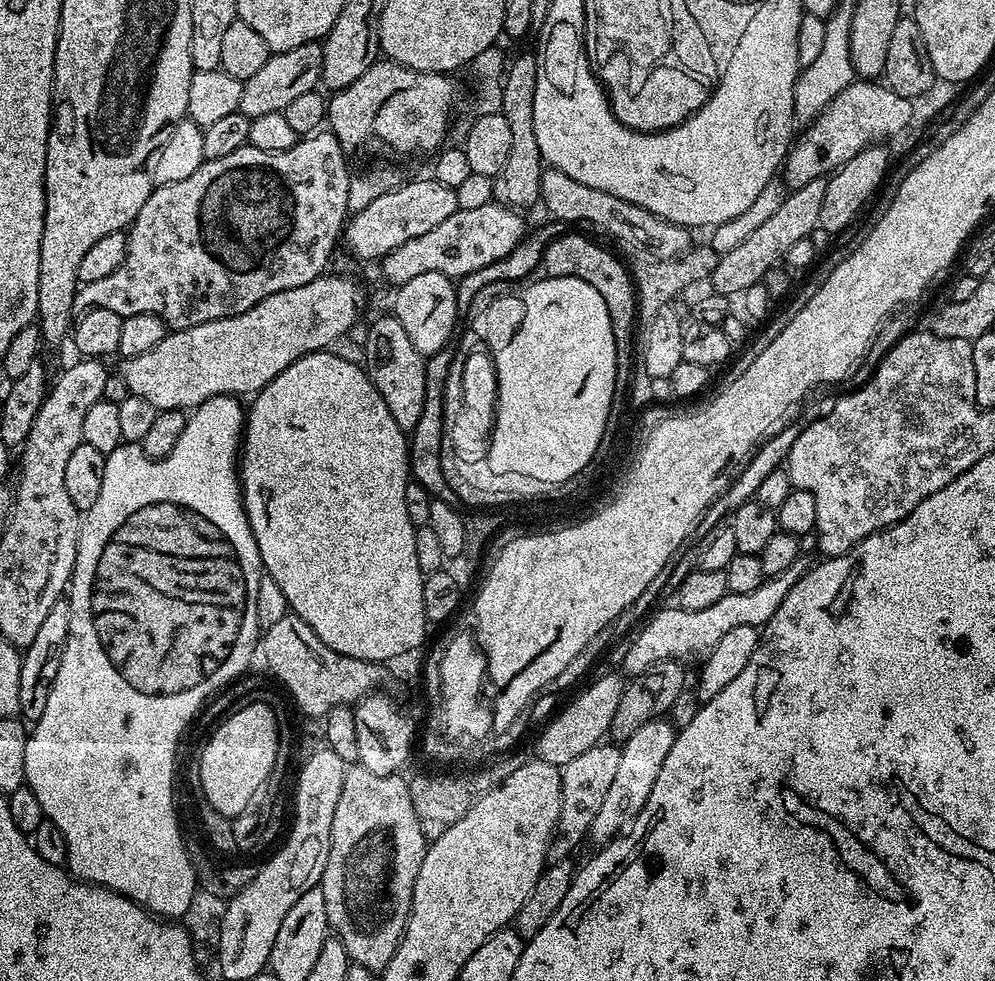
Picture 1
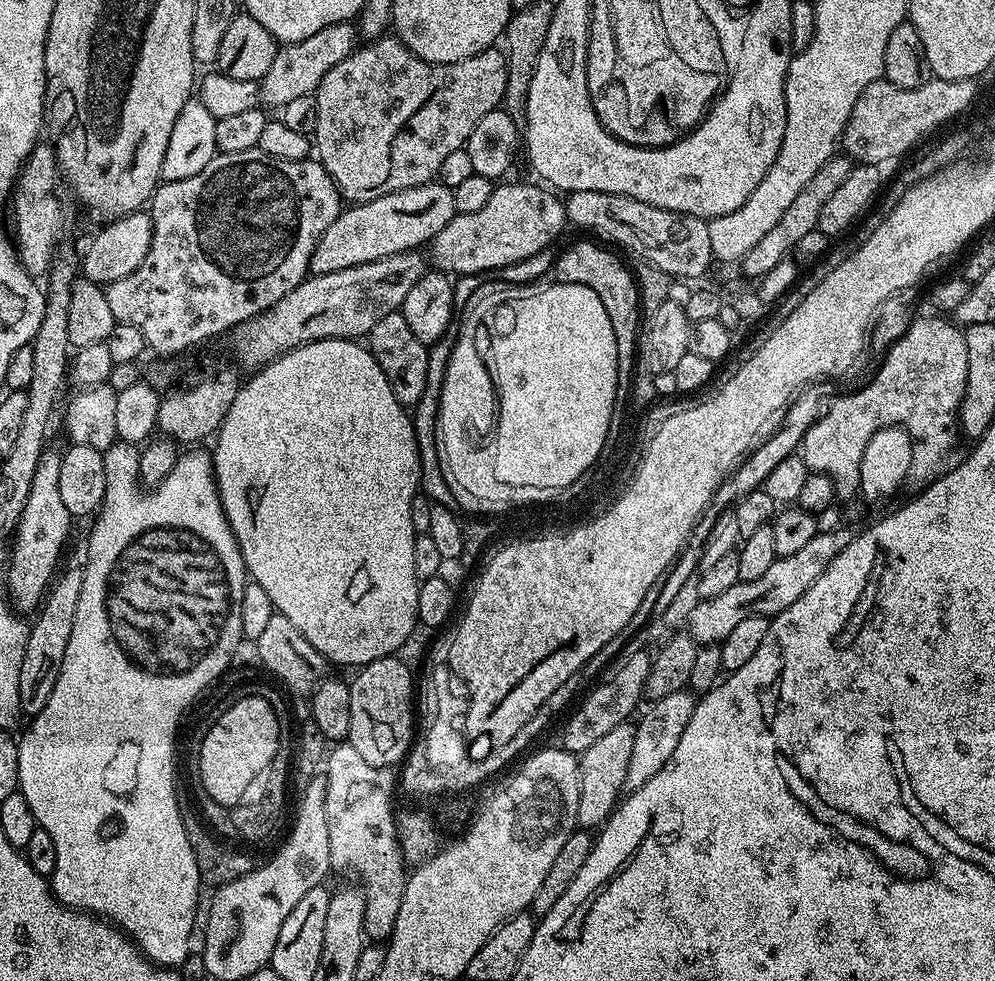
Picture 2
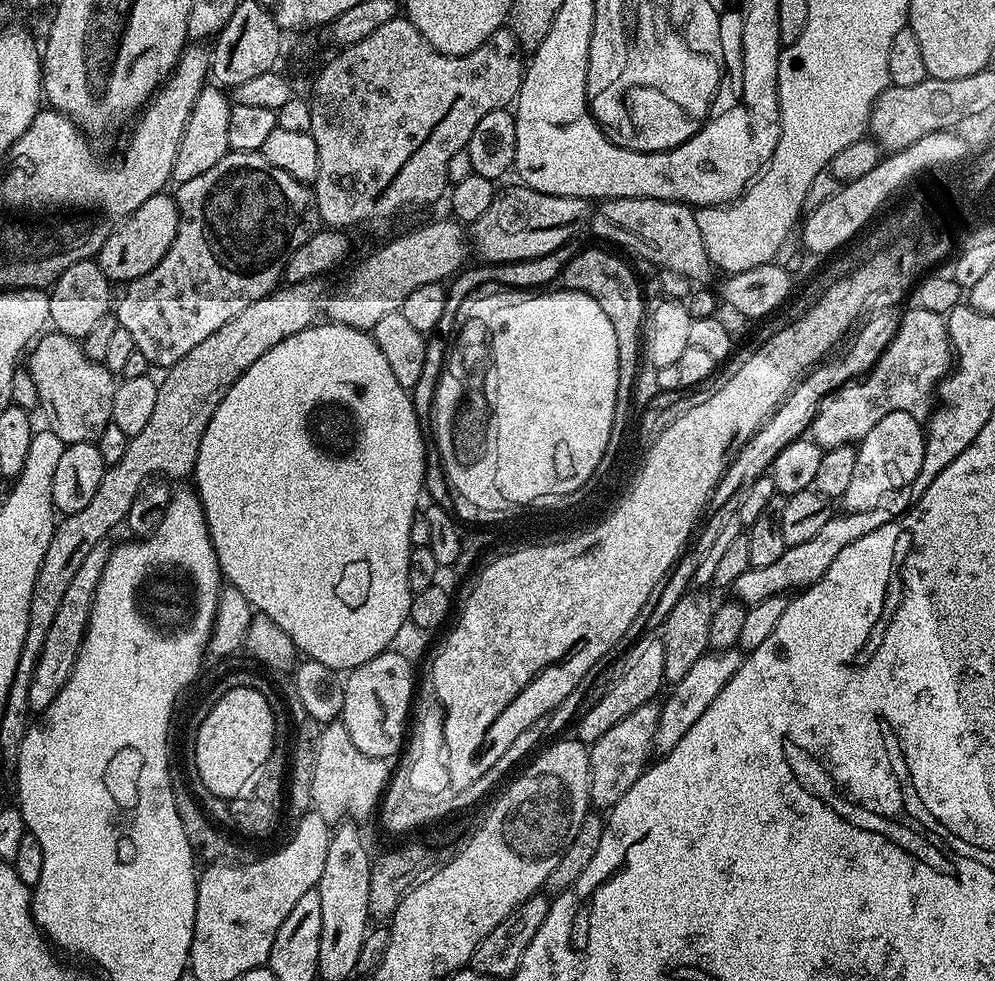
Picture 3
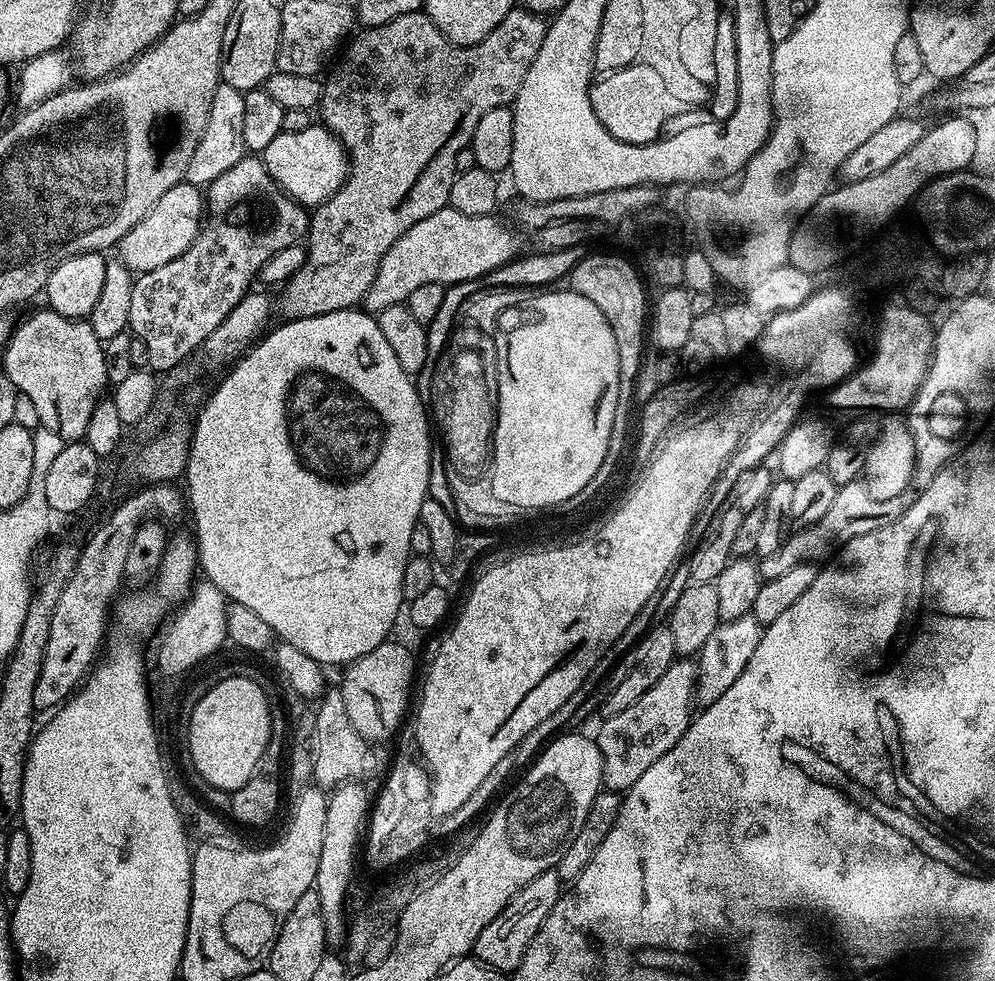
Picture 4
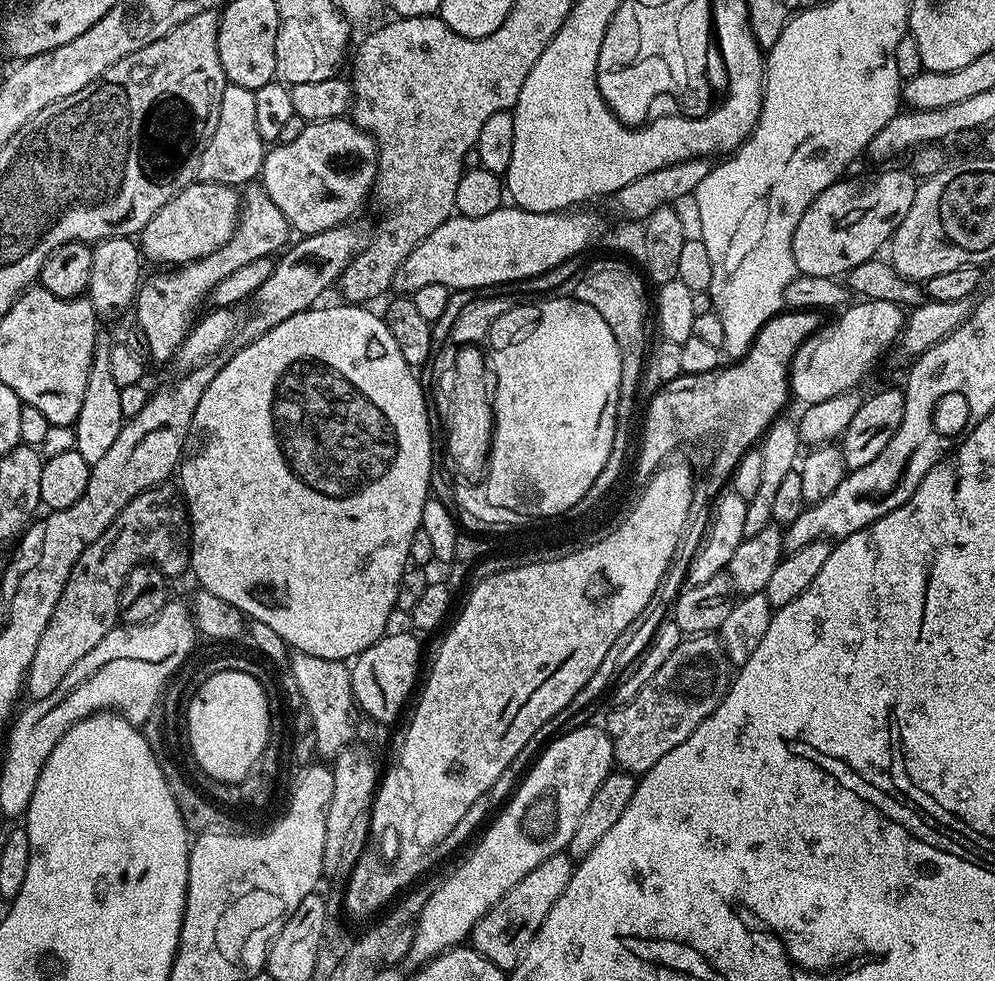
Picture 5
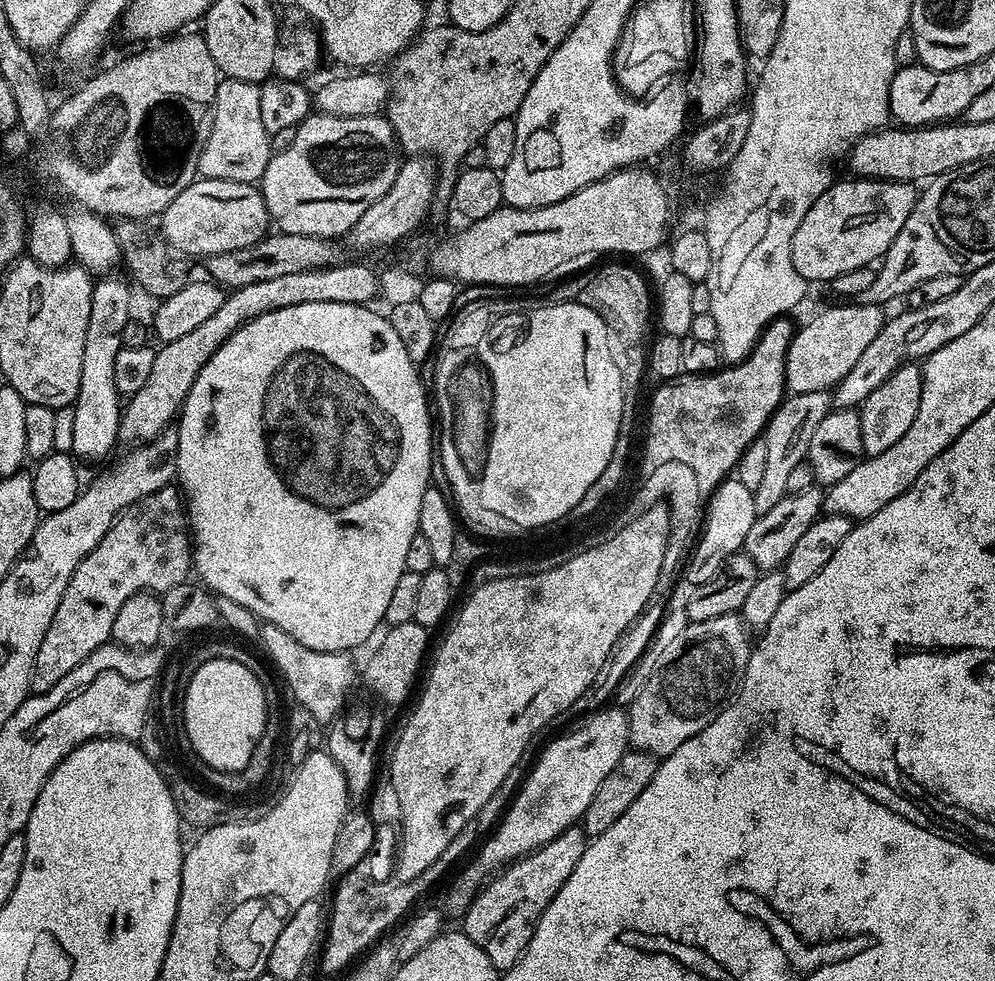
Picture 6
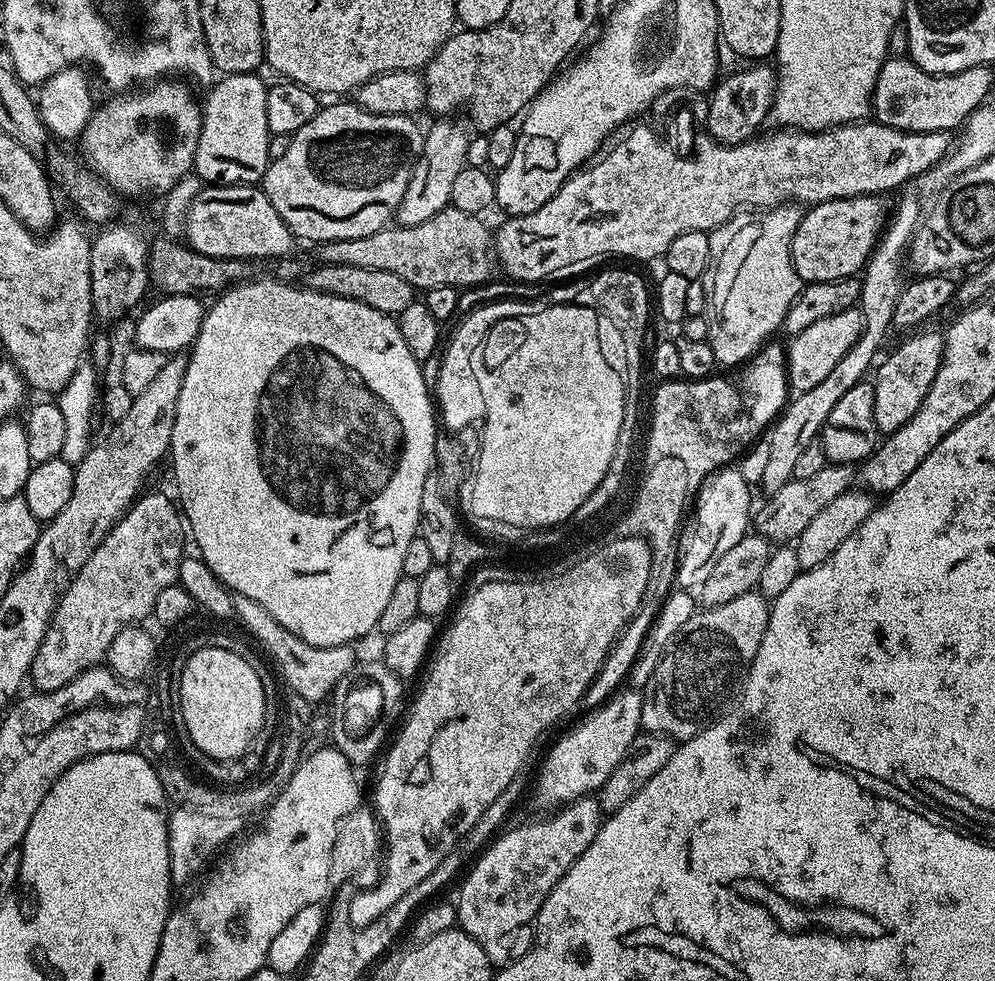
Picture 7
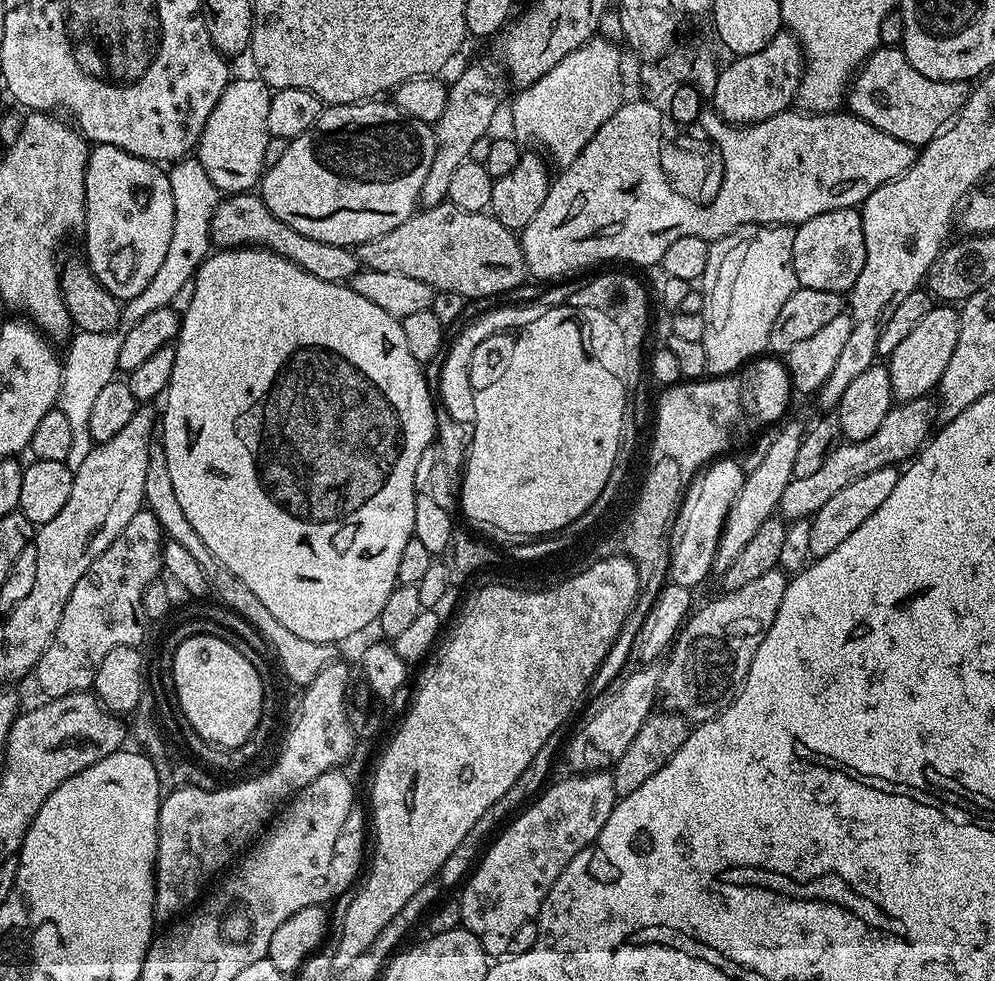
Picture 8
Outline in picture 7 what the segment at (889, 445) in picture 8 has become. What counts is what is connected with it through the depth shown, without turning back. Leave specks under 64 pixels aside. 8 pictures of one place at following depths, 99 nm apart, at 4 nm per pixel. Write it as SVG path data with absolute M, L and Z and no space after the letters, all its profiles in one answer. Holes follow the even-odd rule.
M825 464L818 474L810 478L798 478L786 482L782 490L771 493L764 505L757 507L754 512L754 528L759 535L769 542L794 542L806 530L806 525L811 522L820 511L826 507L838 494L849 491L854 484L854 472L847 464Z

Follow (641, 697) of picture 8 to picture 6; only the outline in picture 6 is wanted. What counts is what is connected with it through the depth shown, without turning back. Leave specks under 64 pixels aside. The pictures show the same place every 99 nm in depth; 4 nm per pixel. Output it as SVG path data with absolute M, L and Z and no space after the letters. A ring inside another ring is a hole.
M620 706L608 707L591 713L577 732L568 732L545 746L544 753L530 768L502 819L479 845L476 861L461 874L460 885L452 892L452 904L457 910L467 908L481 885L493 874L513 860L521 860L534 849L546 846L546 842L583 821L586 806L590 806L590 798L594 798L598 786L602 786L602 778L618 766L618 758L622 758L630 748L627 711Z

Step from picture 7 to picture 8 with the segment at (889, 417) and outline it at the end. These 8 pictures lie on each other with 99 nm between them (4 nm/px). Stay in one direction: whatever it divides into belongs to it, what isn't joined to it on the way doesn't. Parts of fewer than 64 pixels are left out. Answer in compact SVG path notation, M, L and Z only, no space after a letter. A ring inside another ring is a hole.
M934 306L902 343L886 358L886 367L890 374L890 386L893 397L903 402L932 391L939 385L942 374L946 374L946 365L954 355L954 345L958 342L960 313L952 306Z

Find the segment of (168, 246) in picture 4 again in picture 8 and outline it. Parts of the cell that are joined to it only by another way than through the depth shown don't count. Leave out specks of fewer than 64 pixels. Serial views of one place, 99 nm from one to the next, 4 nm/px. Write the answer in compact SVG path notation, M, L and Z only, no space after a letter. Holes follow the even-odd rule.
M232 194L221 199L216 212L212 215L213 245L225 248L242 248L259 246L276 252L282 258L294 262L306 274L314 274L314 278L322 278L322 282L342 284L351 281L352 275L360 271L362 265L351 247L330 242L318 242L314 238L306 238L306 234L298 234L286 222L282 222L265 206L263 199L256 194Z

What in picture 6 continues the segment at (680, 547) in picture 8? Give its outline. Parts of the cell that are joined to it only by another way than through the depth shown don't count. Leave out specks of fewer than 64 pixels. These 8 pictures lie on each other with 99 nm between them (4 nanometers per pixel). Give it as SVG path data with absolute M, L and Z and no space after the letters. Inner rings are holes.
M735 478L722 481L708 497L698 539L682 569L683 579L688 579L689 585L695 586L711 578L720 569L722 562L726 562L726 558L743 549L746 534L750 534L750 526L754 526L756 518L752 492Z

